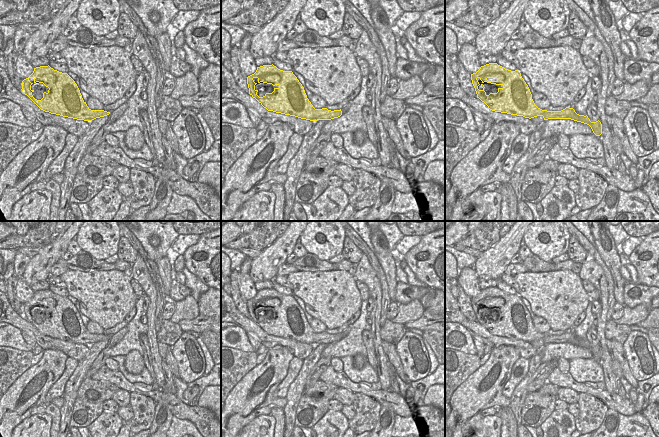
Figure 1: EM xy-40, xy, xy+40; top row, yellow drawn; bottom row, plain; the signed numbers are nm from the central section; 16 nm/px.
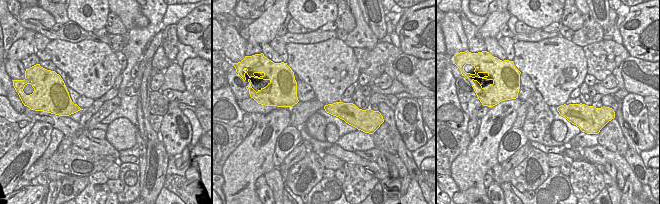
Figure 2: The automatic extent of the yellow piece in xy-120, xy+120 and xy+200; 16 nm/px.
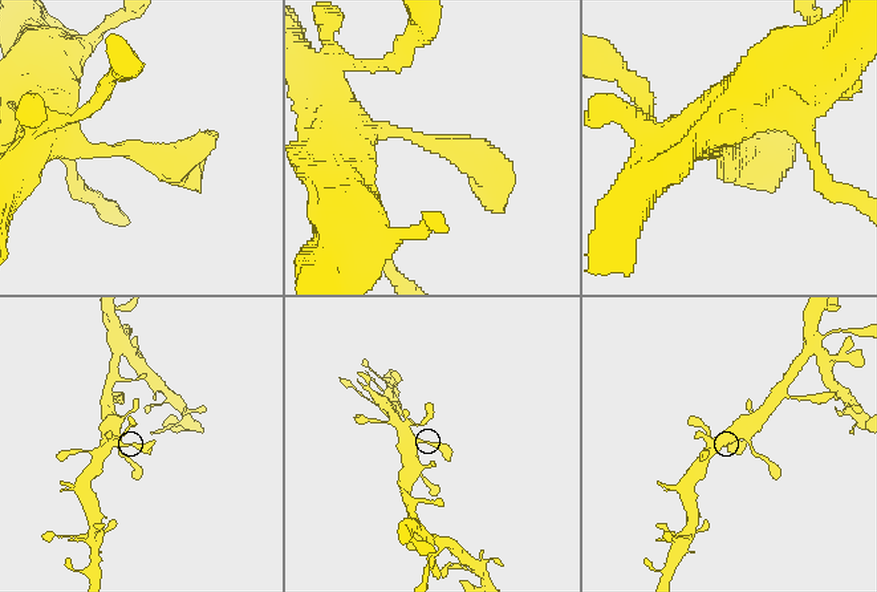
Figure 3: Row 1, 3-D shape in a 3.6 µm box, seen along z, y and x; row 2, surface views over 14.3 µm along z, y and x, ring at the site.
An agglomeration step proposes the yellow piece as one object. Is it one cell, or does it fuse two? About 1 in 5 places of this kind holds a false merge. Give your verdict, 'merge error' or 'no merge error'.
no merge error

